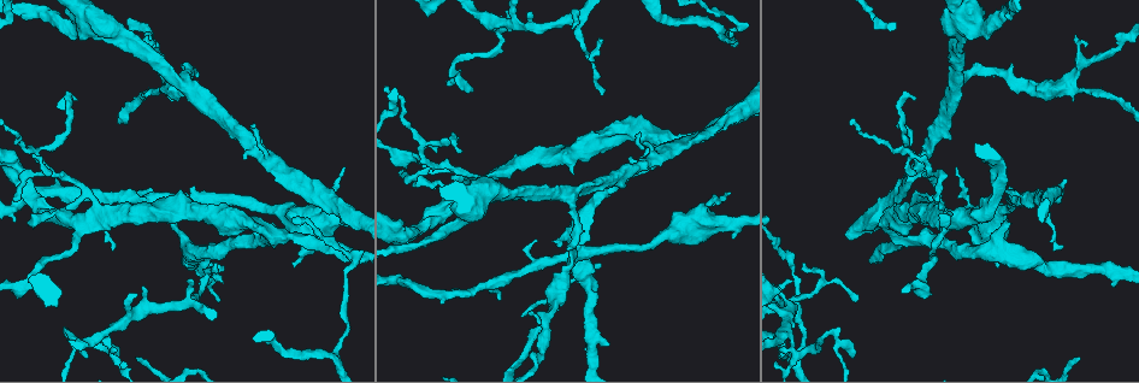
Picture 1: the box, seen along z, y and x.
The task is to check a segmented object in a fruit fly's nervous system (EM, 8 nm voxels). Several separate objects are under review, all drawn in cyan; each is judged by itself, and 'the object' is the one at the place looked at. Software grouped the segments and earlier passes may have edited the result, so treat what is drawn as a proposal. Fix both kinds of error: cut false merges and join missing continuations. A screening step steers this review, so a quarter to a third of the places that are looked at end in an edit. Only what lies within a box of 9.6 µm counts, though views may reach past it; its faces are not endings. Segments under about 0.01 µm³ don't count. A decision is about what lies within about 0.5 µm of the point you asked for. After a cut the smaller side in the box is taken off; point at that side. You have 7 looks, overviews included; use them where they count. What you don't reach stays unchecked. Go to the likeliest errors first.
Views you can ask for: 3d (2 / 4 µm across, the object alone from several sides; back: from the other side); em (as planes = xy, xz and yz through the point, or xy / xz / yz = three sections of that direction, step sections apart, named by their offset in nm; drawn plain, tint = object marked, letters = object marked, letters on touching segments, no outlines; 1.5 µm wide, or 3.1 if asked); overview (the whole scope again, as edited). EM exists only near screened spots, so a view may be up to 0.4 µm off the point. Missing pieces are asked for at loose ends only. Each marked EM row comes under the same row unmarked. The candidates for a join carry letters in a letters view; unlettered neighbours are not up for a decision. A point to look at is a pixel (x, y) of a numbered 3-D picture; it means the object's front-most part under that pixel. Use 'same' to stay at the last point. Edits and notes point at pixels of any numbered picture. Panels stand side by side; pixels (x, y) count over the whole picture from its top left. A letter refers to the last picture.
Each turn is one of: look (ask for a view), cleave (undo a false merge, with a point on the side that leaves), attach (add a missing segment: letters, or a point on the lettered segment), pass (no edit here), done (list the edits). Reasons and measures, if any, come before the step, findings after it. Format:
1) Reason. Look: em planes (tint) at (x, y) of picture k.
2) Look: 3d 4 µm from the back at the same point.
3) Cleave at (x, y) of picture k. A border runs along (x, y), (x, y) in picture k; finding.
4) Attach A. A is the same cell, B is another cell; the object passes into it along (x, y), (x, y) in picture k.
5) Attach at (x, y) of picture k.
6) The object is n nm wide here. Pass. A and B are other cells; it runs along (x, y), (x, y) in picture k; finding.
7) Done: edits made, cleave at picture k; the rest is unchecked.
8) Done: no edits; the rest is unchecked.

Calibre changes. Look: em planes (letters) at (494, 175) of picture 1.

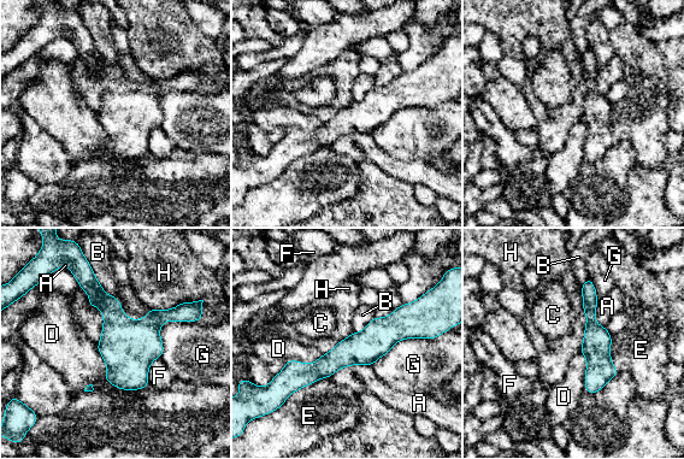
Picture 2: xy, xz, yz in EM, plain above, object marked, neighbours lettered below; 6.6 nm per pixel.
Pass. A, B, C, D, E, F, G and H are other cells; continuous, no second neuron.

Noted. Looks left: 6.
Look: 3d 4 µm at (293, 266) of picture 1.

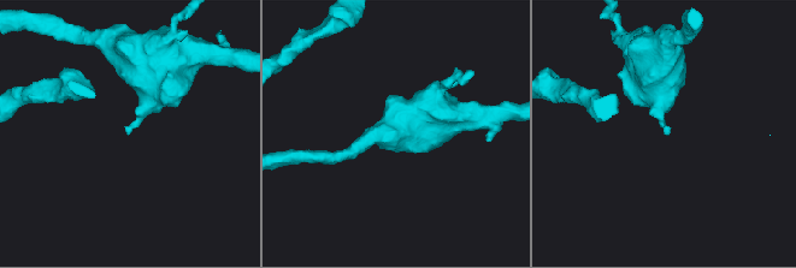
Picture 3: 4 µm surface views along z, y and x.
Look: em planes (letters) at (129, 128) of picture 3.

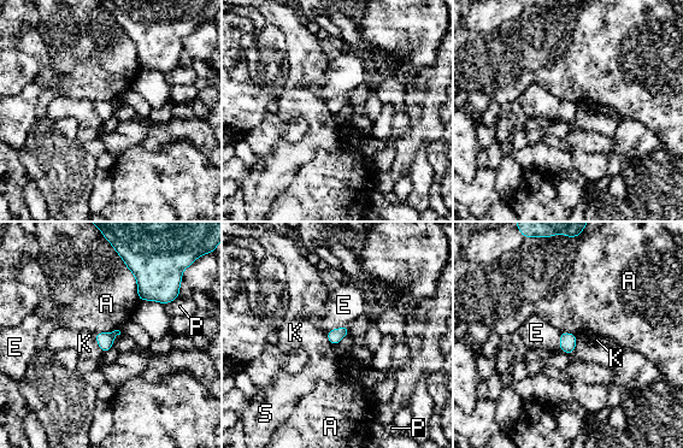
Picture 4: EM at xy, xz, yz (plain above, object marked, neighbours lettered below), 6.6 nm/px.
Pass. A, E, K, P and S are other cells; a border runs along (117, 254), (134, 276), (140, 301) in picture 4; none of them fits.

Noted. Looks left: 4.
Tapers out. Look: em planes (letters) at (13, 199) of picture 1.

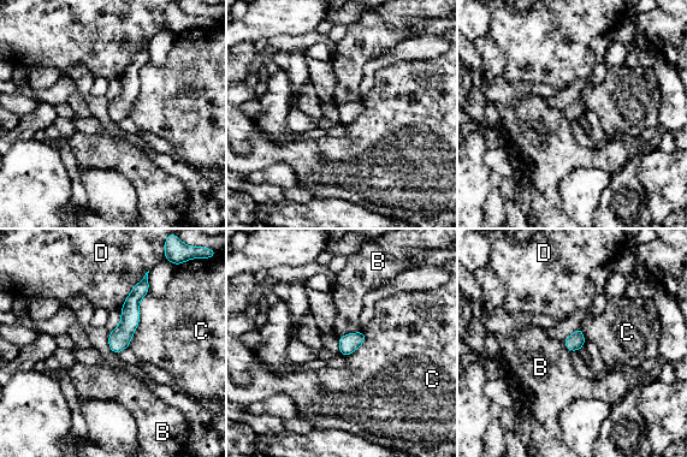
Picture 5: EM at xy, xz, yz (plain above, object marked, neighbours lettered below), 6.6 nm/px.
The object is 110 nm wide here. Pass. B, C and D are other cells; it runs along (144, 282), (114, 349) in picture 5; none of them fits.

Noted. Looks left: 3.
Done: no edits; the rest is unchecked.

